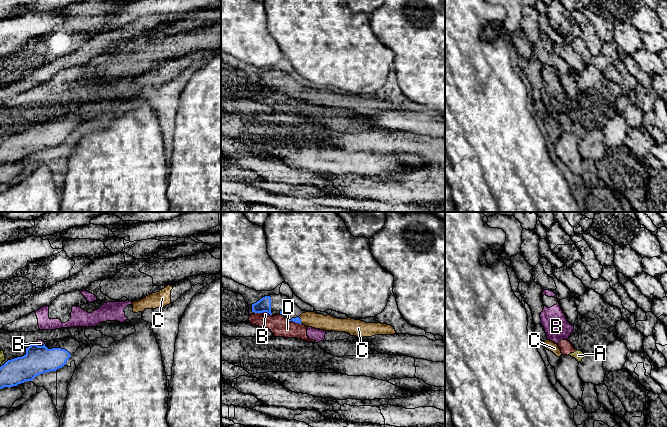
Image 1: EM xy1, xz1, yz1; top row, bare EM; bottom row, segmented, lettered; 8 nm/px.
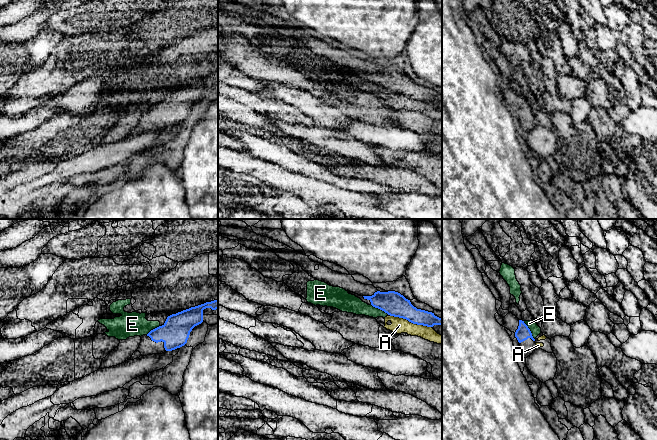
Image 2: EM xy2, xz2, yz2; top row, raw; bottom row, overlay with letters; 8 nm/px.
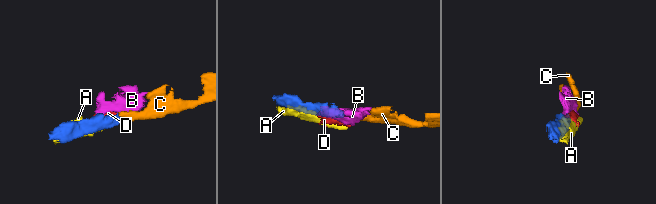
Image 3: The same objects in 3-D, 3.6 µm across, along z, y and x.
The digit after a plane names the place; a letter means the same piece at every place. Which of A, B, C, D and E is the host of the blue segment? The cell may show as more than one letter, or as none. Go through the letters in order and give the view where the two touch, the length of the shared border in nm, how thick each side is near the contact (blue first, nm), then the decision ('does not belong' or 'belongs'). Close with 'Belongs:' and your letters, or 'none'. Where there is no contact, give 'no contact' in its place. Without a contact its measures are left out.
A: contact in xz2; length 340 nm; calibres 190 and 130 nm; does not belong
B: contact in xy1; length 70 nm; calibres 220 and 50 nm; does not belong
C: contact in xz1; length 70 nm; calibres 50 and 130 nm; belongs
D: contact in xz1; length 60 nm; calibres 110 and 160 nm; does not belong
E: contact in yz2; length 180 nm; calibres 110 and 80 nm; does not belong
Belongs: C

